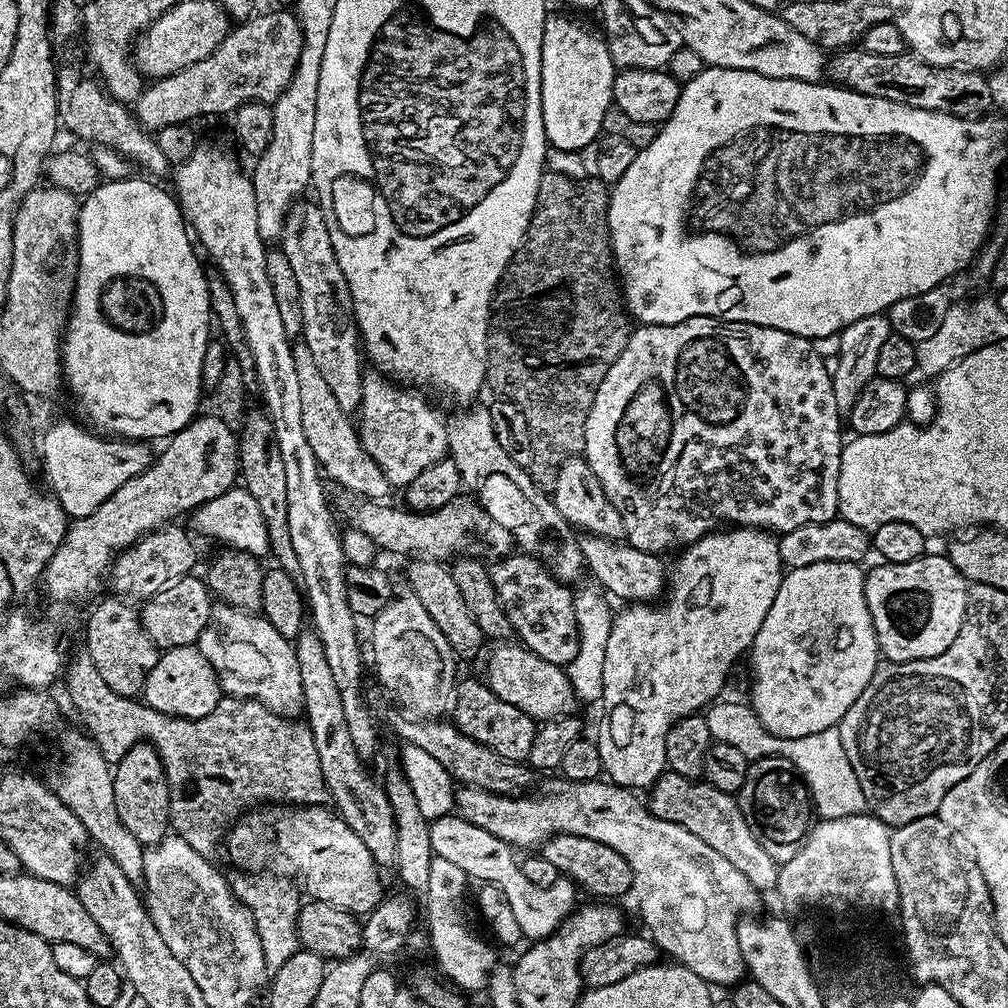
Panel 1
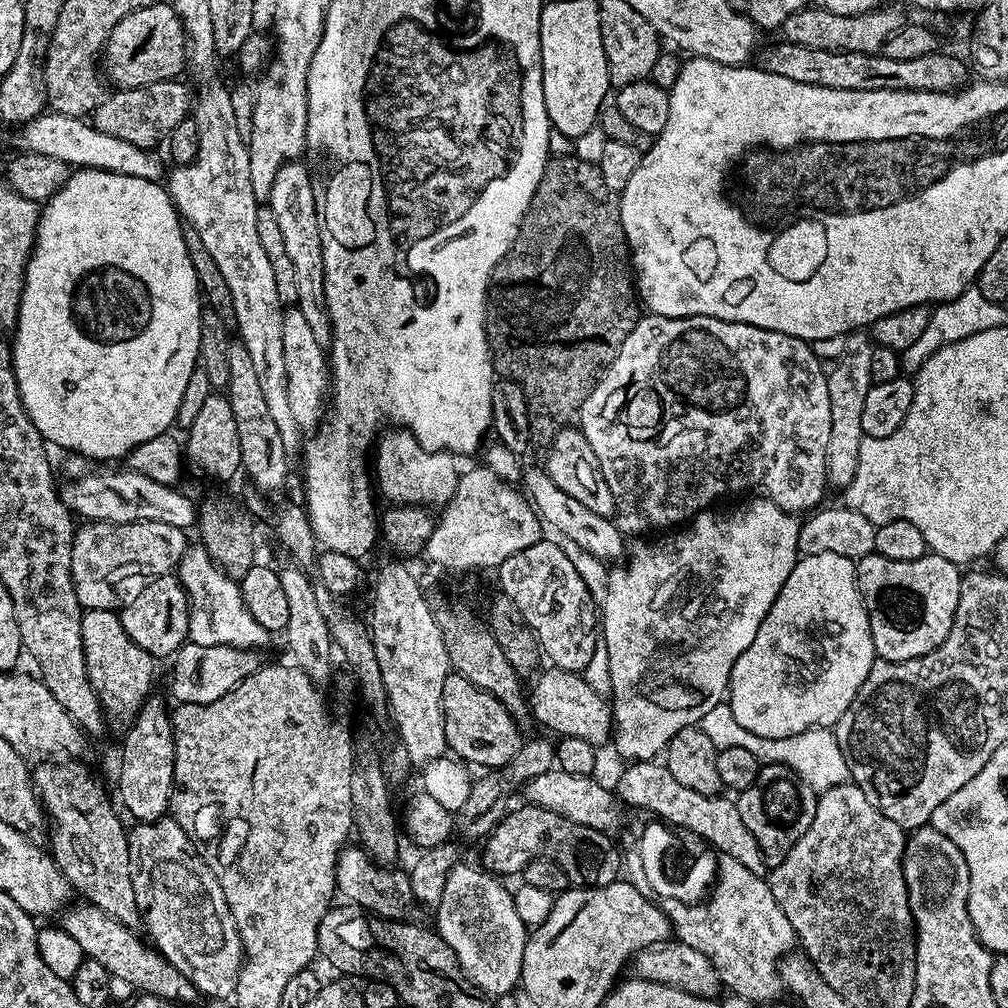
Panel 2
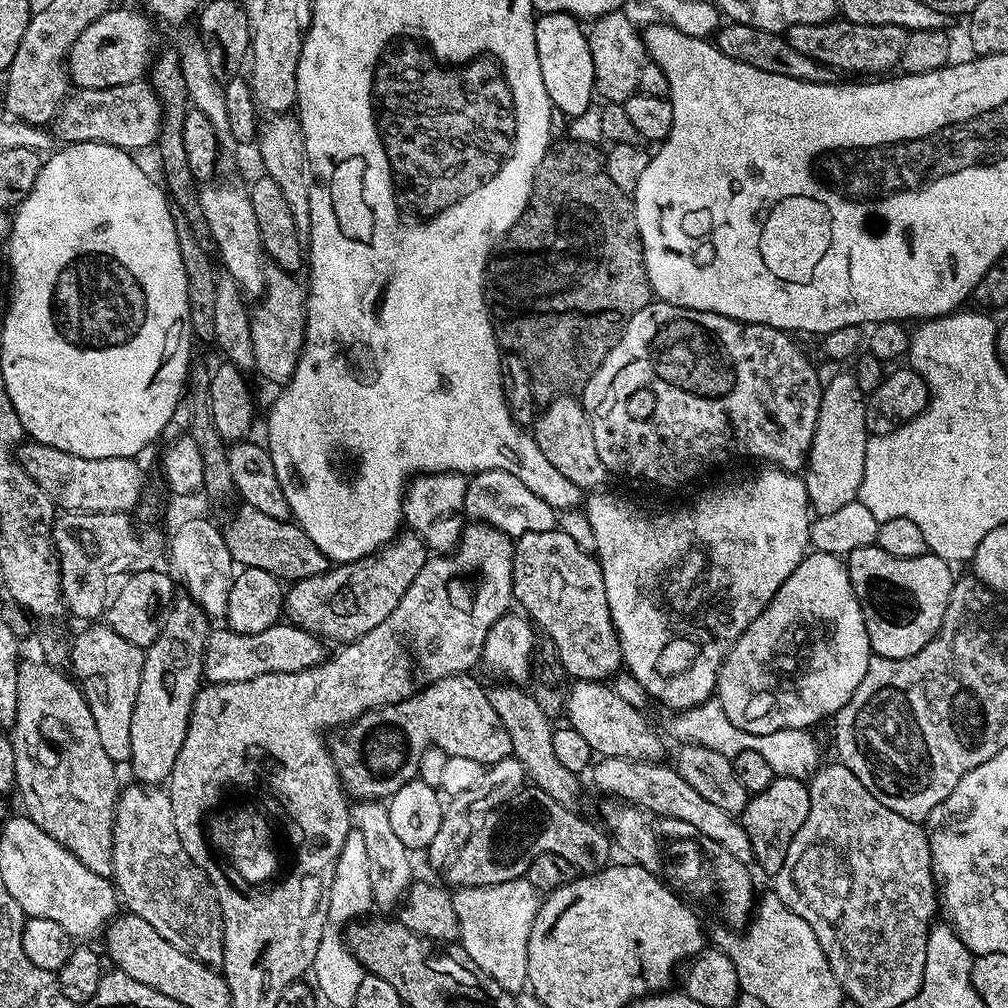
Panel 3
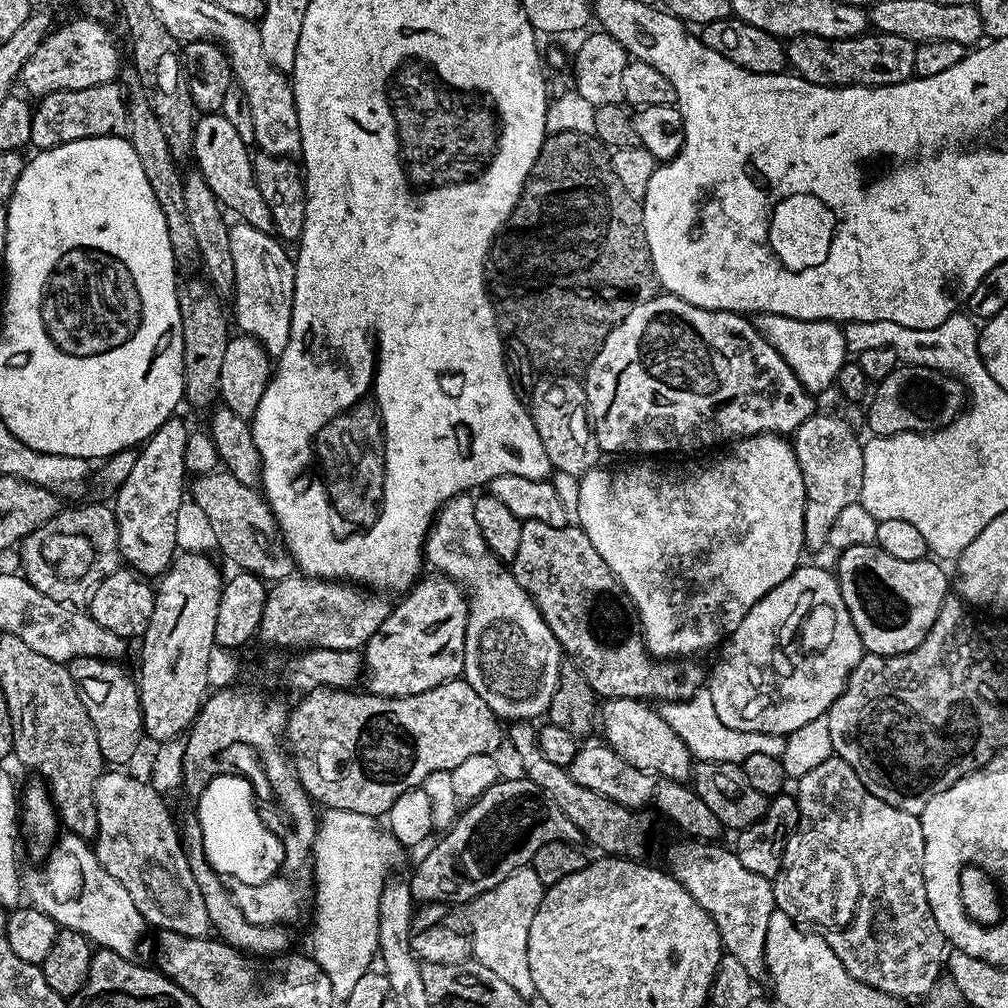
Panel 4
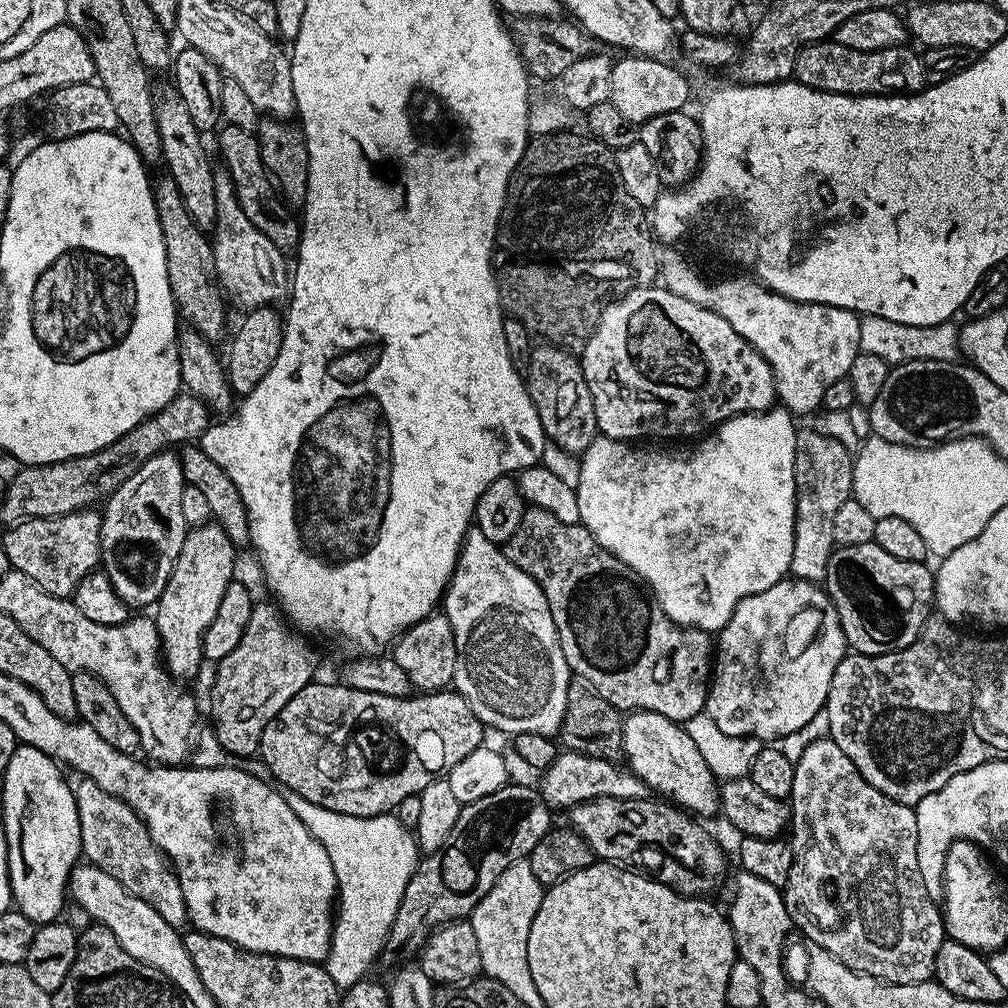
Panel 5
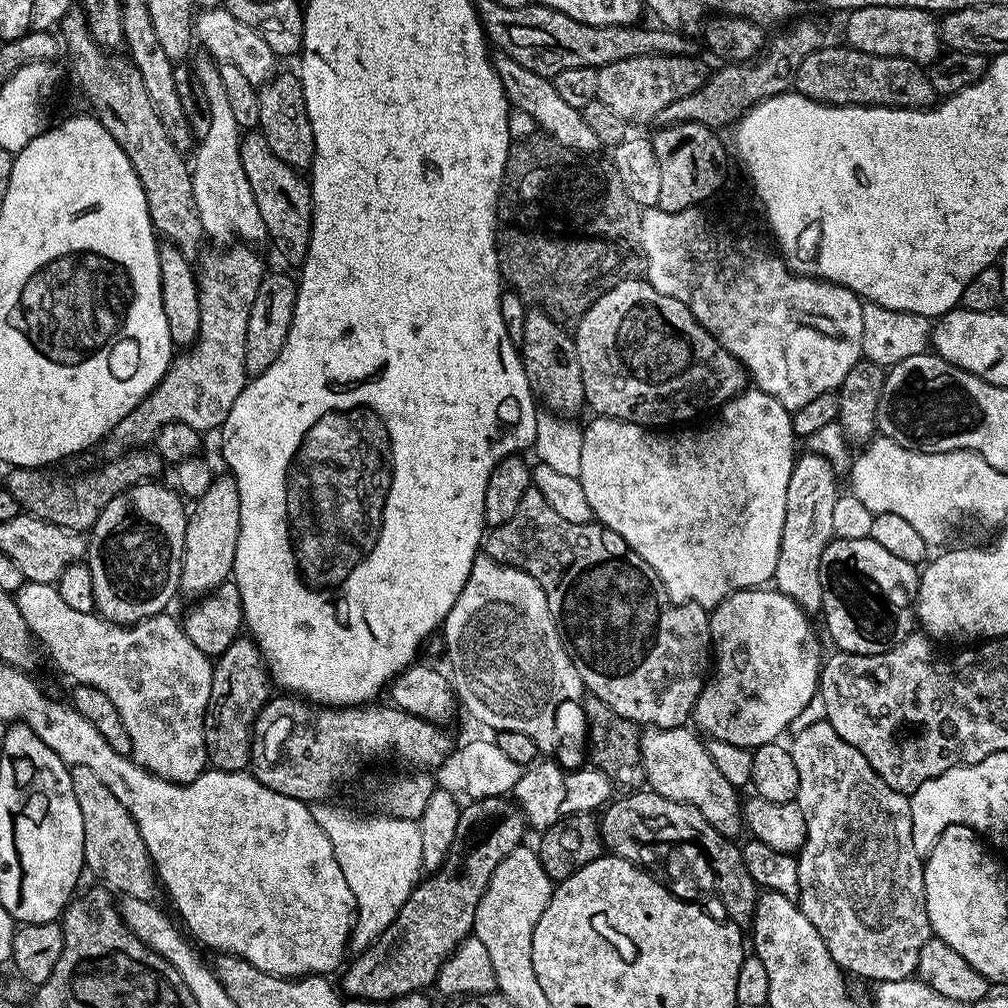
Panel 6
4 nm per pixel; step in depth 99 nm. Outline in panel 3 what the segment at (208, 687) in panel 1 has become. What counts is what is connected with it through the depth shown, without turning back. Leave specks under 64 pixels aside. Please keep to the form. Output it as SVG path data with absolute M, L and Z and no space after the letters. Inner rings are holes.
M281 622L259 634L238 634L227 626L209 631L204 647L204 680L208 684L246 682L262 674L310 670L326 659L325 641L291 622Z

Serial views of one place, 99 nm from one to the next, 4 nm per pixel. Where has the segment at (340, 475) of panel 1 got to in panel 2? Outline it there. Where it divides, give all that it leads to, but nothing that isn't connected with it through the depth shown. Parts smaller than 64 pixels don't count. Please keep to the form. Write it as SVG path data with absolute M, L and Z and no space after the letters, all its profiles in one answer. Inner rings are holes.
M296 306L289 307L284 314L282 358L286 362L286 394L290 394L290 411L294 413L294 422L298 422L301 433L315 433L326 416L324 395L327 397L330 392L330 364L325 349L314 338L310 325Z

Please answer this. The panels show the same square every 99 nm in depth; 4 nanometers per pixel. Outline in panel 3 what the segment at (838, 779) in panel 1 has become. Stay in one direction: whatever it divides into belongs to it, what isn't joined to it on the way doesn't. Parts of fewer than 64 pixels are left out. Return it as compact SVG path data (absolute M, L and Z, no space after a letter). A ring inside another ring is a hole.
M715 696L709 697L697 707L679 711L672 722L672 732L681 743L700 744L707 749L718 750L728 759L736 757L744 750L756 750L769 762L776 776L792 776L805 779L813 775L819 767L818 746L812 732L803 728L778 730L773 734L754 735L746 730L738 730L726 716L722 704Z

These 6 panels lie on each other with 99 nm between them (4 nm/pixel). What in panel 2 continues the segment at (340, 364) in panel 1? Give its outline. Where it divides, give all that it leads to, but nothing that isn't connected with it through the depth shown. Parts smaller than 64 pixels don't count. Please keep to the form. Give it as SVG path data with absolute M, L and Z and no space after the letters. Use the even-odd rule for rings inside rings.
M304 162L284 164L278 174L274 174L274 186L270 186L266 206L278 221L286 254L294 266L294 278L298 286L296 304L302 318L310 325L310 331L320 345L328 346L332 342L332 323L326 306L324 289L324 263L322 262L322 238L320 237L320 210L314 198L314 186L309 165Z

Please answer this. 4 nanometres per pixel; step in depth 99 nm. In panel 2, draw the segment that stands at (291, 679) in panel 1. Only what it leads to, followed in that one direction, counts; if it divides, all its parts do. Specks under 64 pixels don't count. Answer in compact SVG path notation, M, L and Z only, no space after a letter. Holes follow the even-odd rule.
M189 546L184 551L178 569L180 585L188 595L188 640L198 646L234 646L249 650L263 649L263 644L270 640L269 632L259 622L254 622L250 610L246 610L246 602L242 602L242 594L237 581L231 580L210 558L210 554L202 546Z

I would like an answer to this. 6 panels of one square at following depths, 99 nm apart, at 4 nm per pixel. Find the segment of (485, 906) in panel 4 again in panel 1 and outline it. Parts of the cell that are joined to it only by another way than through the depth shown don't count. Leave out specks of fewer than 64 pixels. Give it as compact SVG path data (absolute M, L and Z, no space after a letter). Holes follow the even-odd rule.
M433 855L430 878L427 879L427 887L422 895L424 912L428 915L427 943L430 945L430 952L436 955L435 967L457 989L465 993L483 993L488 987L490 974L498 966L498 960L495 950L468 925L468 920L464 917L464 895L468 892L468 885L470 879L466 873L449 860Z

